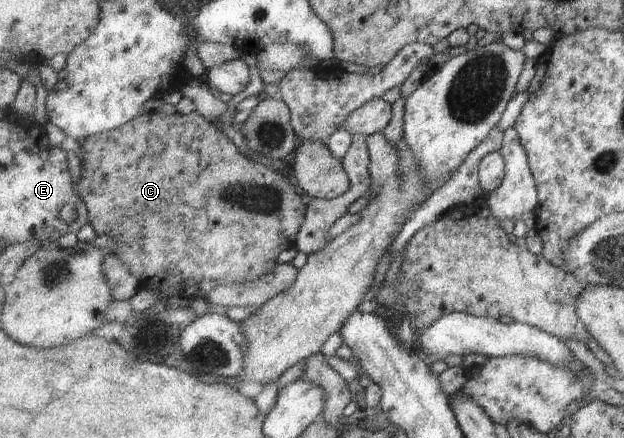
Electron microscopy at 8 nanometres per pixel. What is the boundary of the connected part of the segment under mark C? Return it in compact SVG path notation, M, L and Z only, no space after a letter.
M198 111L190 114L175 112L169 115L161 112L148 112L137 116L133 121L127 122L117 129L94 134L79 141L82 145L82 152L78 155L81 159L81 171L76 184L88 209L89 223L95 228L99 236L108 235L116 241L118 248L116 256L124 263L129 273L137 276L141 287L139 291L150 290L156 296L157 301L165 299L165 297L195 298L196 294L207 296L219 286L253 282L274 270L273 265L275 259L279 257L279 253L296 247L298 233L306 219L308 205L303 203L301 195L289 183L287 175L273 171L273 167L265 167L265 165L245 157L219 127L216 127L213 122L207 121L207 118Z

